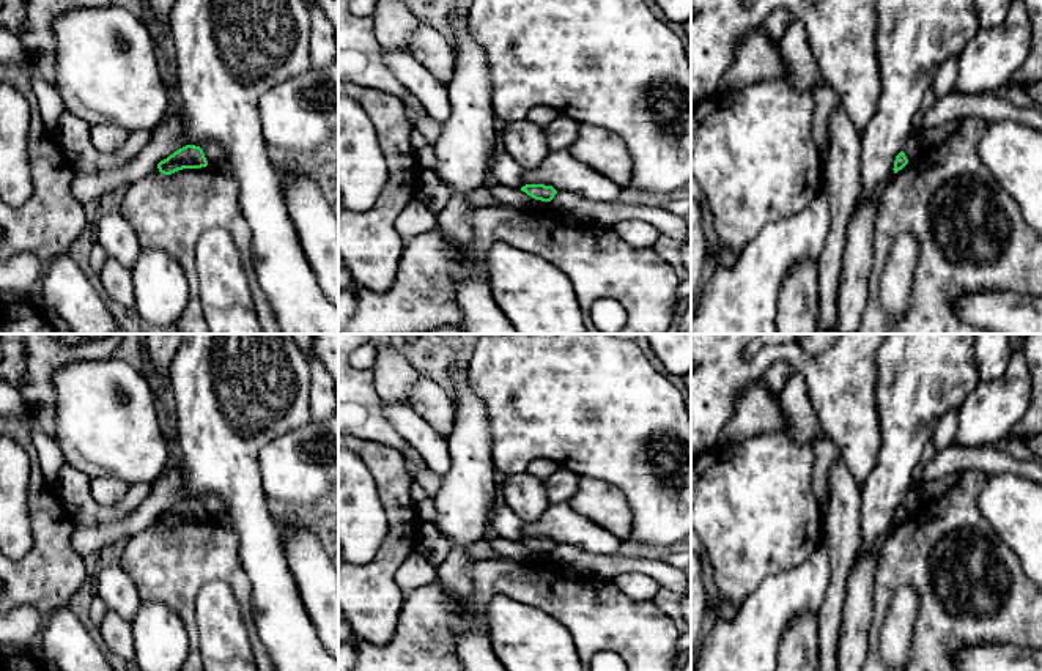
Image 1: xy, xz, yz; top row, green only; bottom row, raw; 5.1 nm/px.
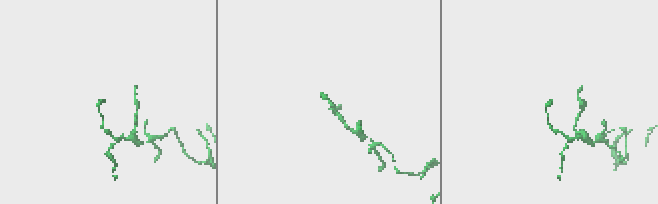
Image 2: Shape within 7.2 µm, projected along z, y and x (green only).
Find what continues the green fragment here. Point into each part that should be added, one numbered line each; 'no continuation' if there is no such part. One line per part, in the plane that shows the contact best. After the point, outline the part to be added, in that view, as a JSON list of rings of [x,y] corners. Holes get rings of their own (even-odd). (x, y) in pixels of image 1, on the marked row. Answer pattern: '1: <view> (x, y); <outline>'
no continuation

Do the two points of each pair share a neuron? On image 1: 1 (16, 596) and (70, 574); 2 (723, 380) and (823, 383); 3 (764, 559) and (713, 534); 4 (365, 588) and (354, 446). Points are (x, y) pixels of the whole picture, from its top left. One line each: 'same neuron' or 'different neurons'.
1: same neuron
2: same neuron
3: same neuron
4: same neuron

